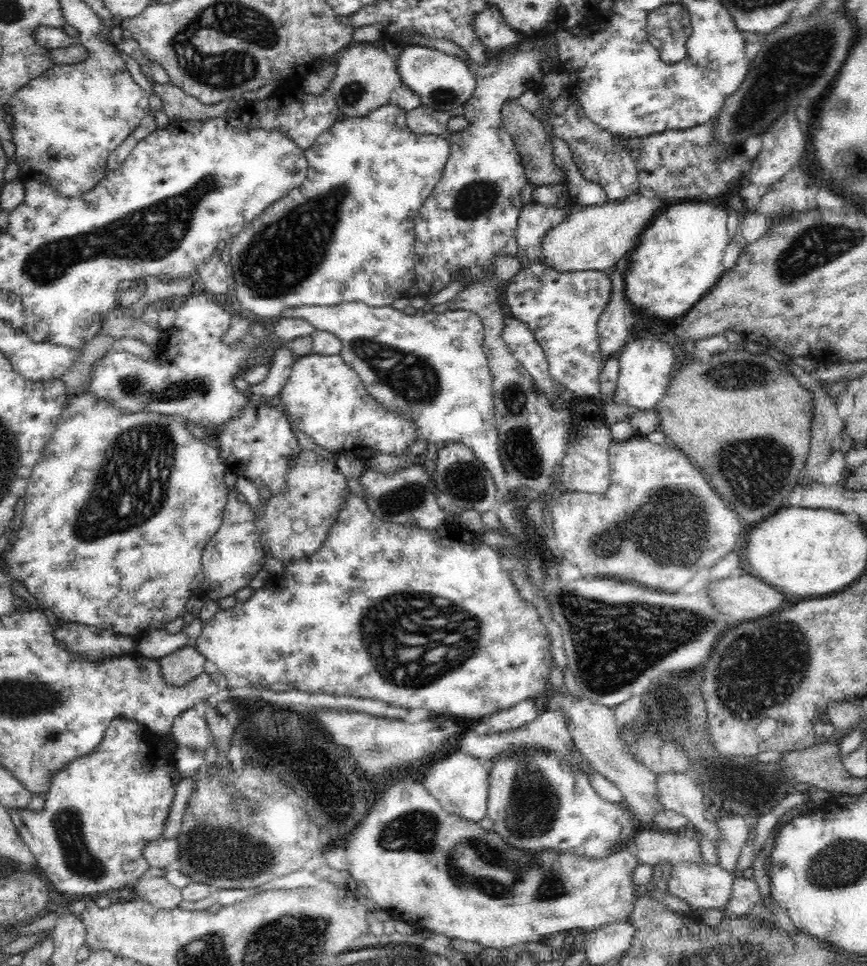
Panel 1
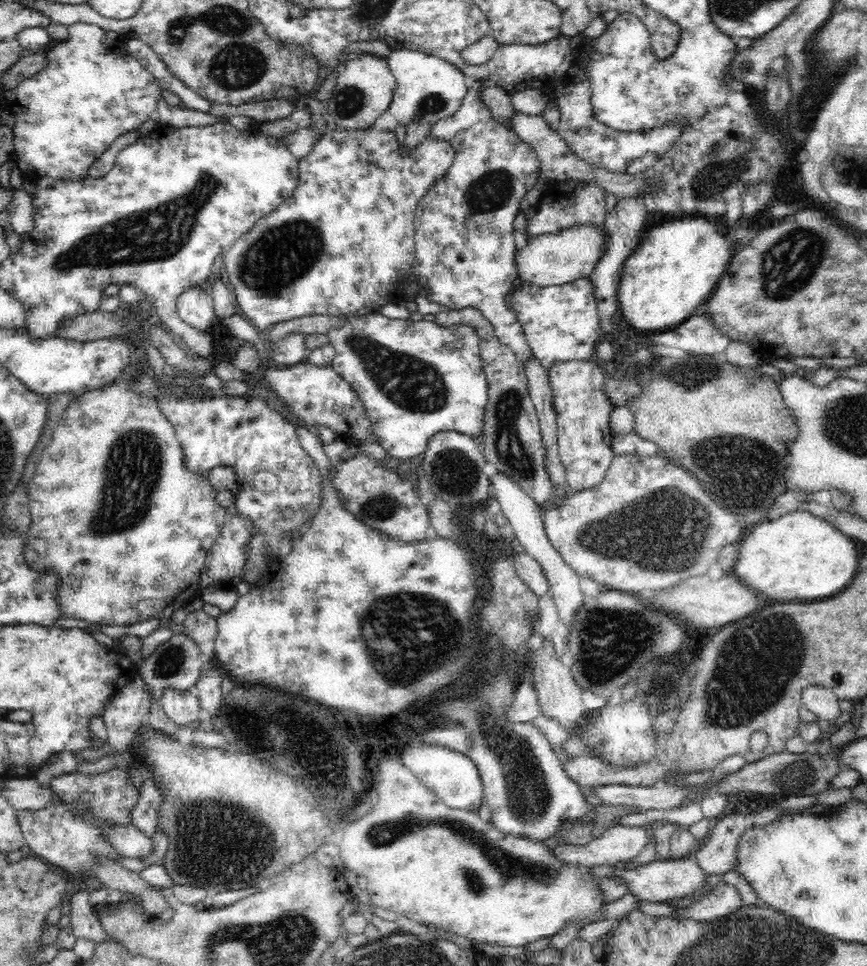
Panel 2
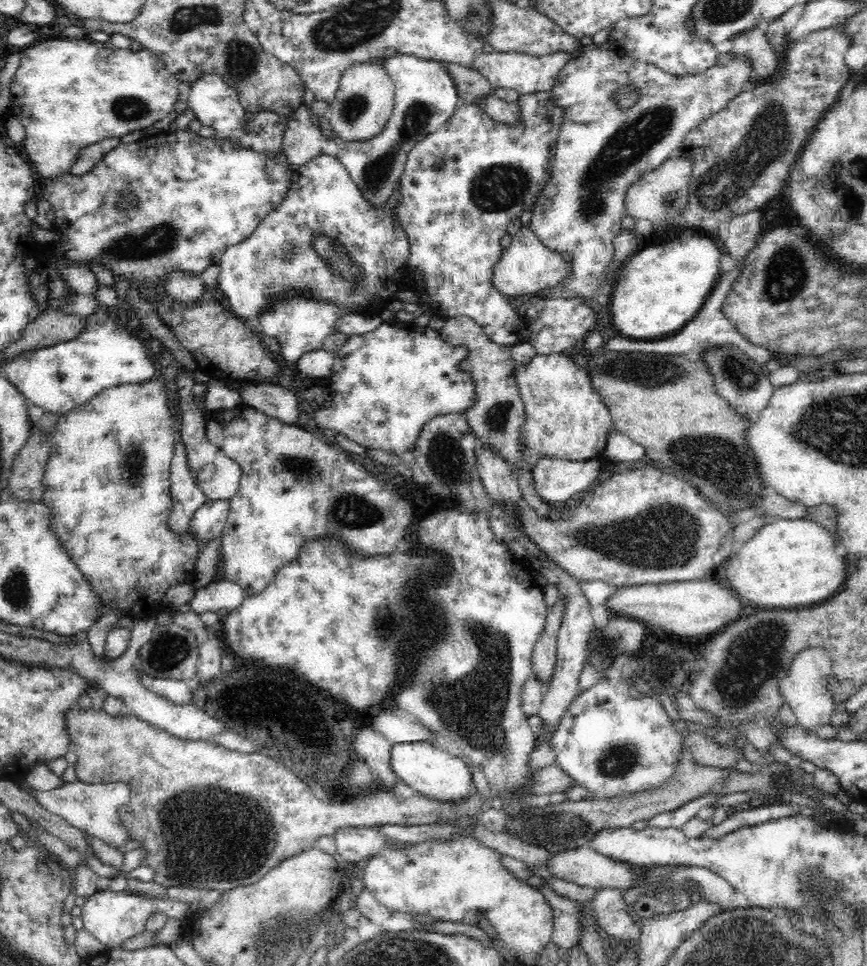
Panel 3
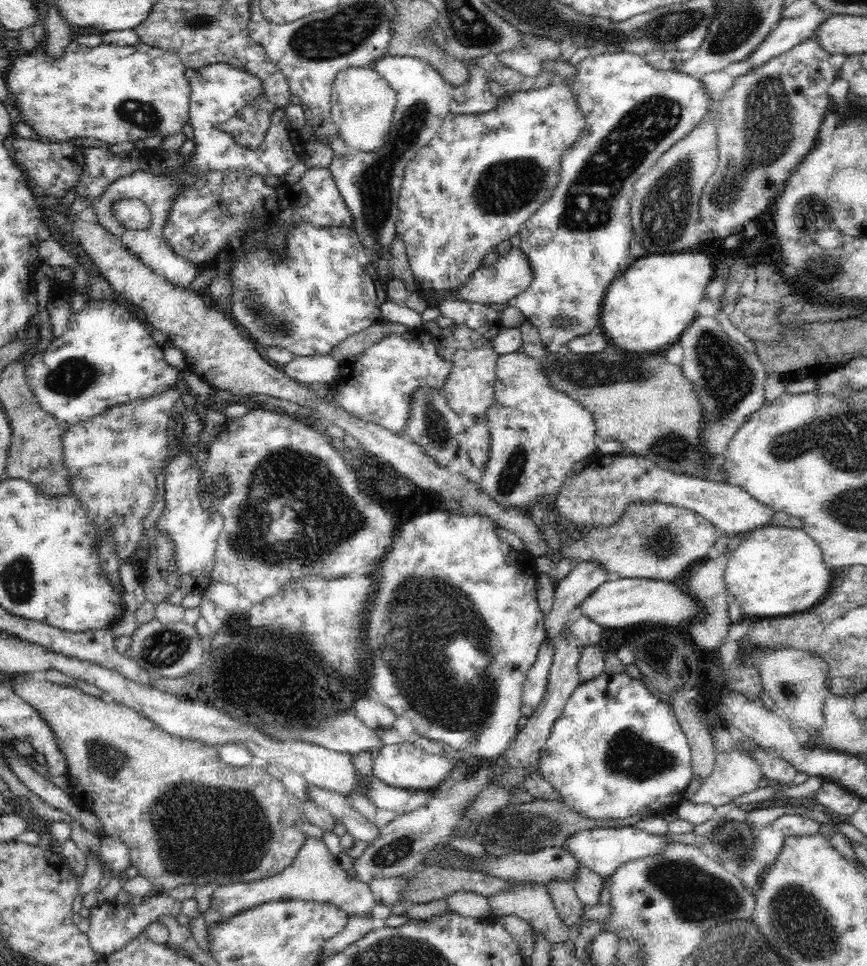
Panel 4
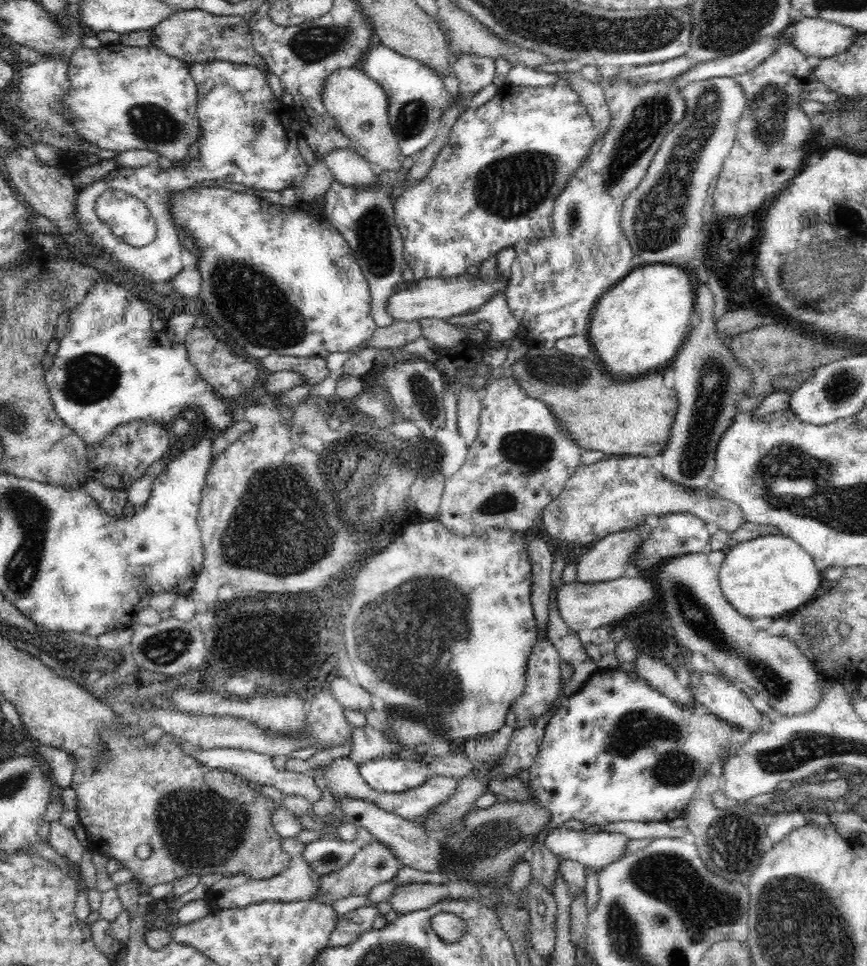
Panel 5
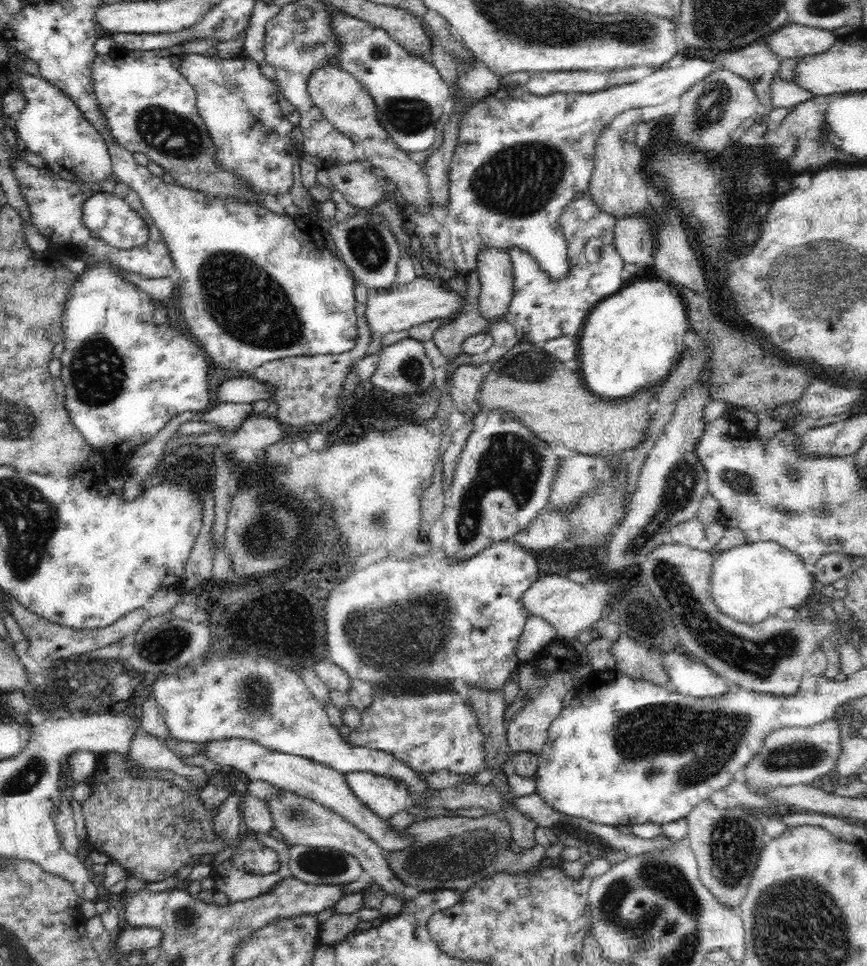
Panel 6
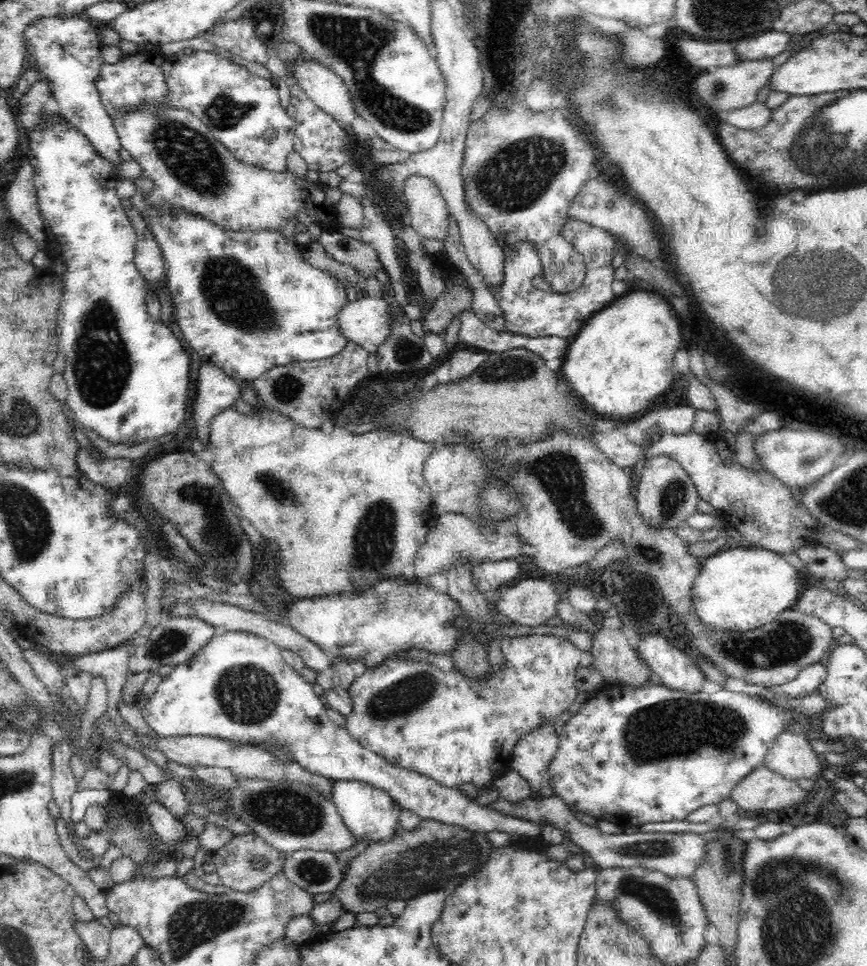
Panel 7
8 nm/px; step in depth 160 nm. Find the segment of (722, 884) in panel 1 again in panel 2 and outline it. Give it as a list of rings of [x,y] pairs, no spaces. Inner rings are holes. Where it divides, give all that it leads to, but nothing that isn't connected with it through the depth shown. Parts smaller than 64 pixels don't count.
[[[695,851],[682,859],[655,860],[648,864],[634,864],[633,861],[620,861],[612,864],[610,878],[621,878],[626,885],[625,894],[633,894],[644,902],[664,902],[673,898],[682,898],[706,890],[706,877],[695,857]]]

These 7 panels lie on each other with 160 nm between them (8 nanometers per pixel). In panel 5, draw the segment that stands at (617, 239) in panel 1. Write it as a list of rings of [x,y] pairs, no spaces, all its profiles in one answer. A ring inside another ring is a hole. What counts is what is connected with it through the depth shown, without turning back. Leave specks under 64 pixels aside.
[[[464,274],[456,279],[426,278],[402,284],[388,297],[387,311],[395,322],[418,321],[422,318],[438,318],[471,313],[482,306],[494,293],[505,292],[510,279],[500,279],[498,275],[490,281],[482,281],[480,276]]]

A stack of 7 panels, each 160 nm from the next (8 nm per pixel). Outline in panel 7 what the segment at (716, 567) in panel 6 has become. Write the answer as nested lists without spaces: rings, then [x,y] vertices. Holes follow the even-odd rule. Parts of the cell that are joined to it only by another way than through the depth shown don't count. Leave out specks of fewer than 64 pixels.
[[[737,547],[732,550],[705,558],[702,568],[694,581],[689,594],[696,609],[696,615],[704,625],[710,625],[712,629],[735,630],[736,632],[746,632],[761,628],[776,620],[784,611],[794,608],[802,588],[800,588],[803,572],[788,563],[784,557],[778,553],[766,549],[752,547]]]

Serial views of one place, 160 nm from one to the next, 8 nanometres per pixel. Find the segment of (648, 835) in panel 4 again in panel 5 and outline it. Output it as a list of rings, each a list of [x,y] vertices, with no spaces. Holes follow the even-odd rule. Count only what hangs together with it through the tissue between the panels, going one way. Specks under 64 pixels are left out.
[[[564,826],[554,827],[545,833],[546,845],[555,854],[563,860],[575,860],[587,868],[592,868],[597,874],[610,863],[616,862],[620,857],[626,854],[625,850],[629,841],[626,835],[620,833],[610,834],[609,832],[596,832],[590,834],[587,831],[576,832],[567,829]]]

